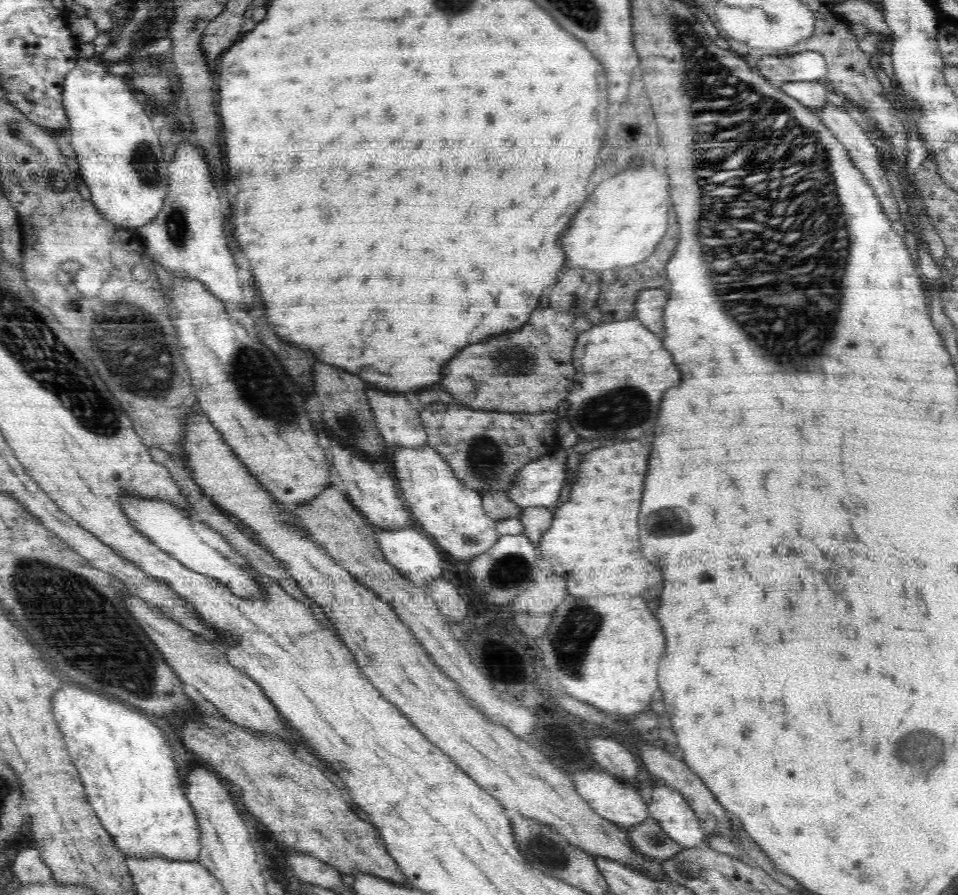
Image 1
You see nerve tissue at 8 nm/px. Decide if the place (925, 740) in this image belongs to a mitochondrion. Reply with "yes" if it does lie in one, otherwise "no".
yes

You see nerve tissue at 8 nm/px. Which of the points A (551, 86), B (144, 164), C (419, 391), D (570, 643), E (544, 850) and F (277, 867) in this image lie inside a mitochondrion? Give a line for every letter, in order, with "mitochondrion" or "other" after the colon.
A: other
B: mitochondrion
C: other
D: mitochondrion
E: mitochondrion
F: other

